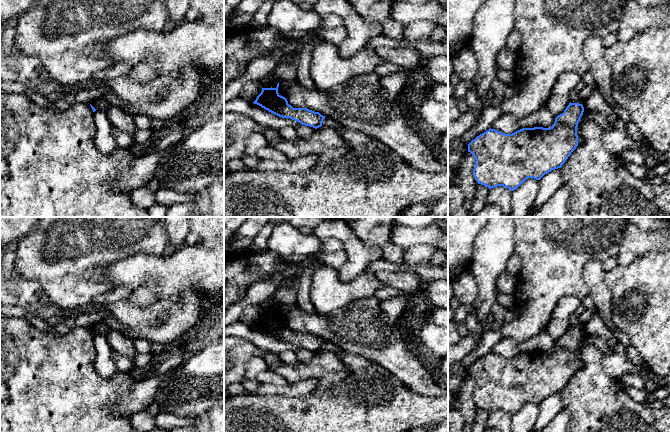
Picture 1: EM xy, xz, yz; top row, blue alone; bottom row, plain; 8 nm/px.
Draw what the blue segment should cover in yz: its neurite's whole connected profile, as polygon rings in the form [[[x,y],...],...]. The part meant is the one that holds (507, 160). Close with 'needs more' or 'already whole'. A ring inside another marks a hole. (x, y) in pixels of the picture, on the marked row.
[[[570,102],[550,128],[523,128],[512,134],[490,128],[480,134],[468,144],[468,152],[476,160],[475,180],[489,189],[503,186],[514,191],[528,178],[540,180],[545,174],[561,168],[578,146],[577,127],[583,112],[582,104]]]; already whole

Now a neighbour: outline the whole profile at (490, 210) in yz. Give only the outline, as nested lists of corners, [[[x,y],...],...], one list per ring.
[[[486,204],[484,208],[472,217],[505,217],[501,208],[496,204]]]

